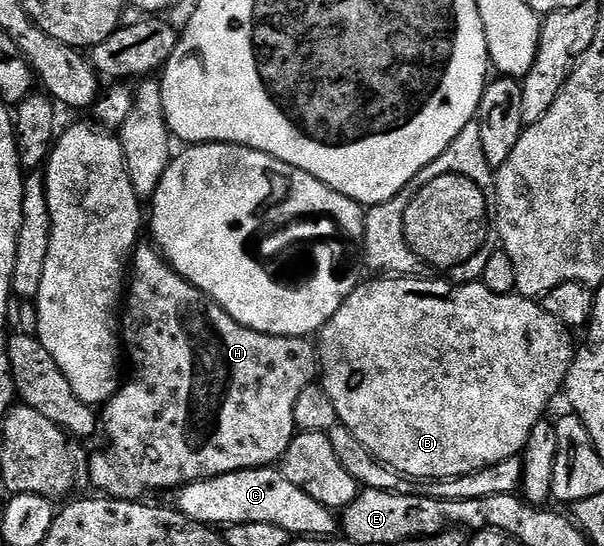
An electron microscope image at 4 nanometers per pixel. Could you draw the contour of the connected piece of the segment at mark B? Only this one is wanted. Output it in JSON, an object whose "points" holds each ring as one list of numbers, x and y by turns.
{"points":[[371,278,368,284,362,282,356,283,355,289,349,294,349,298,345,298,345,302,341,306,341,310,337,310,337,314,333,314,333,318,325,325,321,335,317,340,317,351,321,361,321,383,323,389,329,394,329,398,333,398,333,406,337,406,337,414,339,422,344,424,349,430,353,430,353,435,357,438,357,442,361,442,361,446,365,446,365,450,369,450,387,467,395,469,397,472,403,473,404,476,412,480,448,480,454,476,464,476,470,472,479,472,485,466,493,466,497,462,501,462,505,458,513,458,522,453,523,447,529,442,529,434,533,434,533,426,537,426,539,420,544,419,548,415,547,407,555,400,555,395,560,395,561,389,567,383,567,375,571,369,571,362,575,359,577,351,576,345,571,345,572,329,565,327,557,317,549,314,543,309,542,303,536,302,534,299,518,294,510,296,502,296,493,290,489,290,481,282,468,282,465,284,456,284,450,280,442,278]]}

